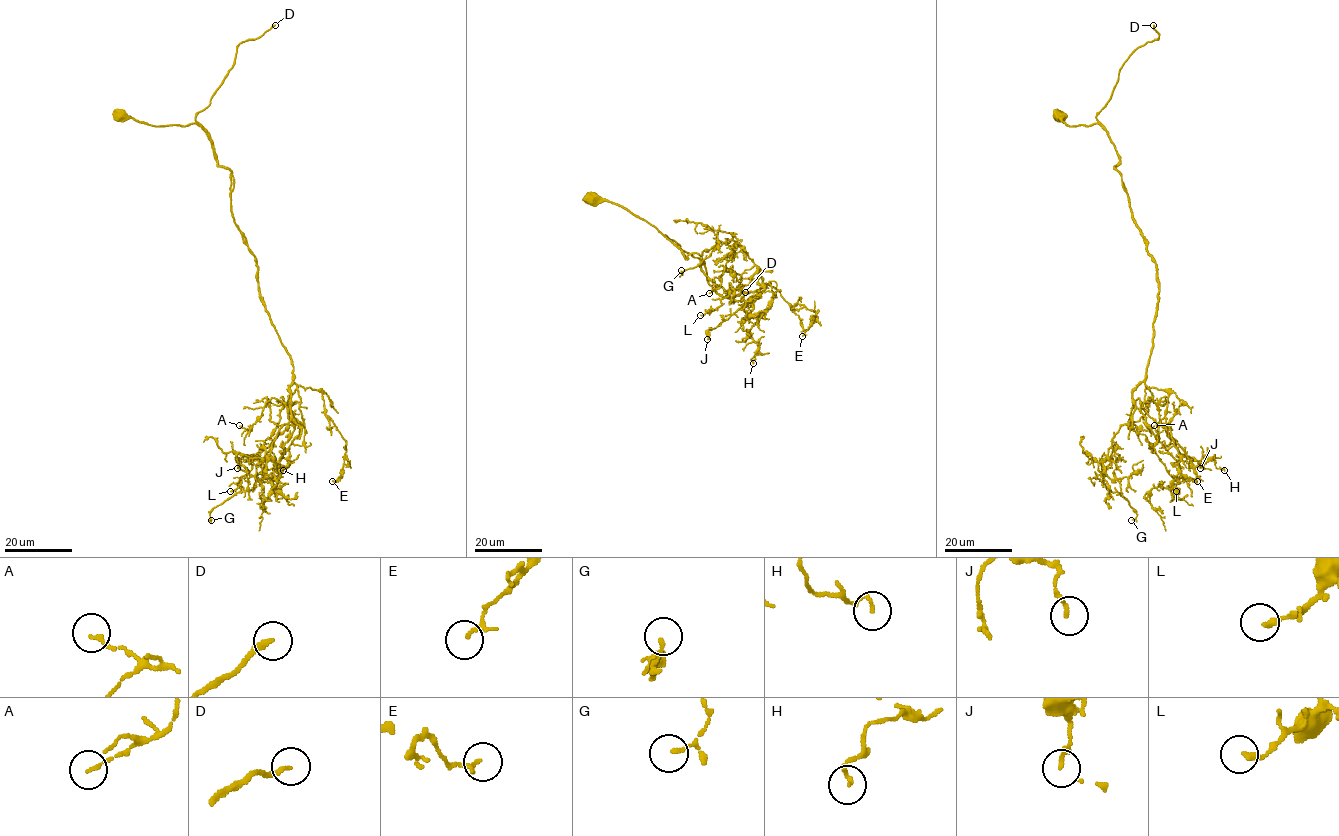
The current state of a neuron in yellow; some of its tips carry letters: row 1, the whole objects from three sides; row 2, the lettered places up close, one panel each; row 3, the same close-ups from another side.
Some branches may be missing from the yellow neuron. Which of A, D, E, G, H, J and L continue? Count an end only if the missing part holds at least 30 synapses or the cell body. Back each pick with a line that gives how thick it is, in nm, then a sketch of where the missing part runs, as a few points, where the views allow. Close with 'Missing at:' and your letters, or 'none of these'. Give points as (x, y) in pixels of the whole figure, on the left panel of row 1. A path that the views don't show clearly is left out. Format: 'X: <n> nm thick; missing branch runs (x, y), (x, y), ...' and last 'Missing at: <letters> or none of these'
D: 190 nm thick; missing branch runs (275, 25), (373, 23), (390, 27)
Missing at: D

